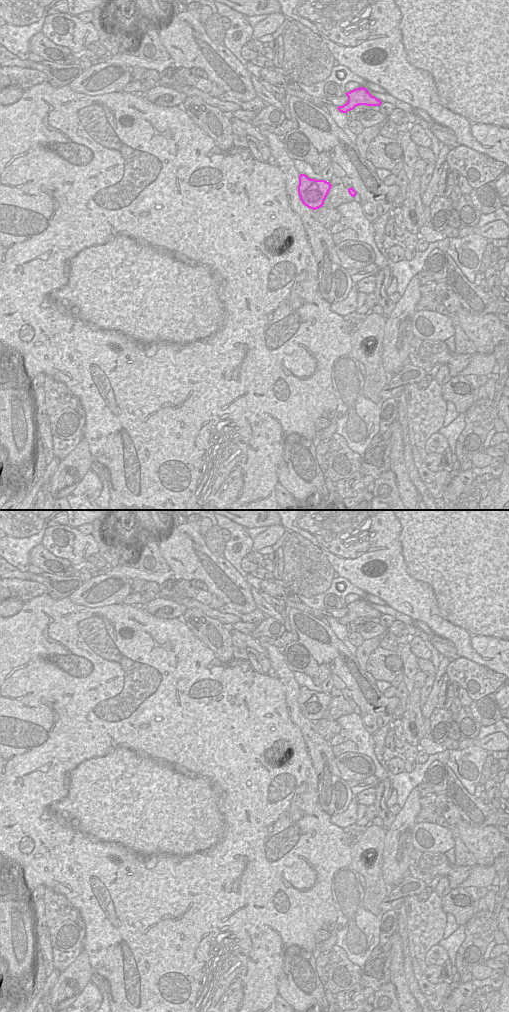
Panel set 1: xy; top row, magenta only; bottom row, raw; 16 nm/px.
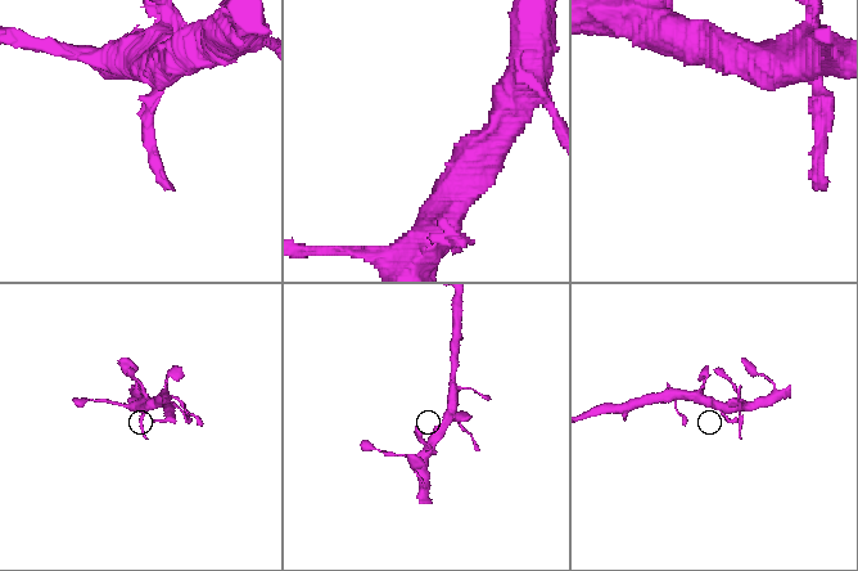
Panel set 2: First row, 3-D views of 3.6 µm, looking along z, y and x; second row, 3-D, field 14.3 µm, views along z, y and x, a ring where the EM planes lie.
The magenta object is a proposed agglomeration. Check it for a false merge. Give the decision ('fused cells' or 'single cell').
fused cells

